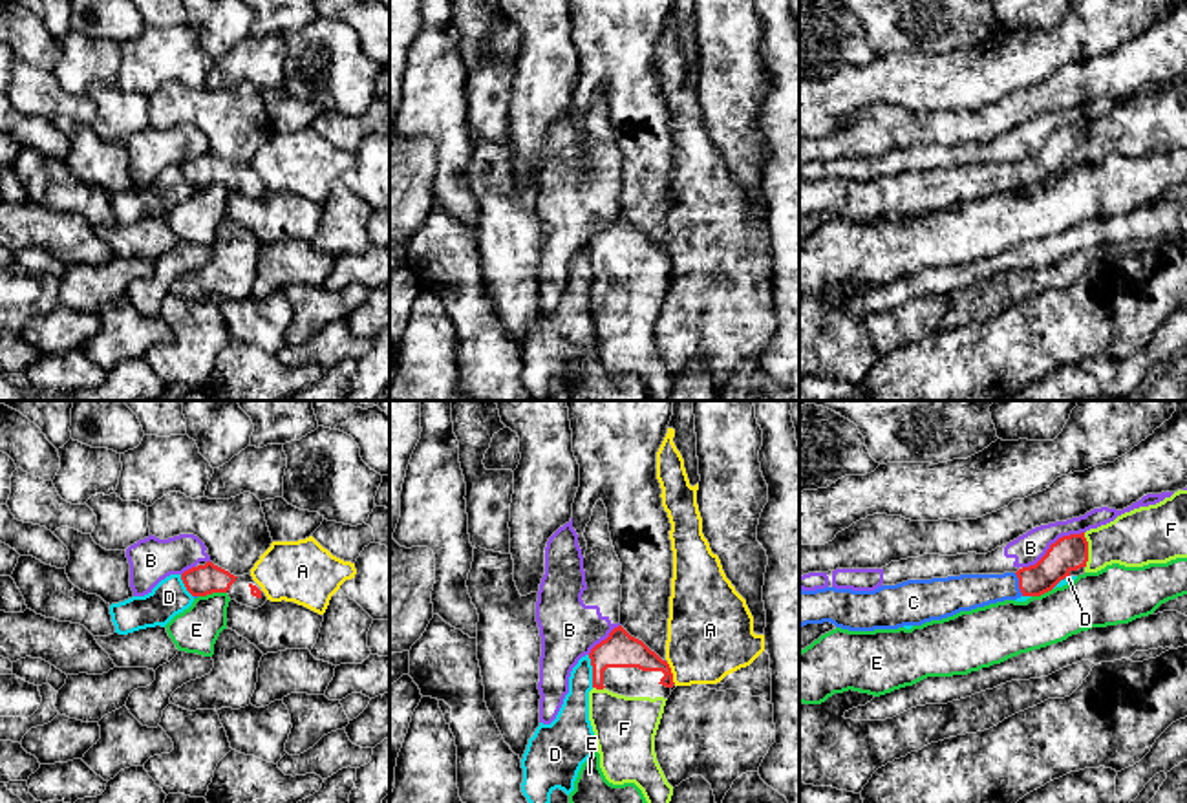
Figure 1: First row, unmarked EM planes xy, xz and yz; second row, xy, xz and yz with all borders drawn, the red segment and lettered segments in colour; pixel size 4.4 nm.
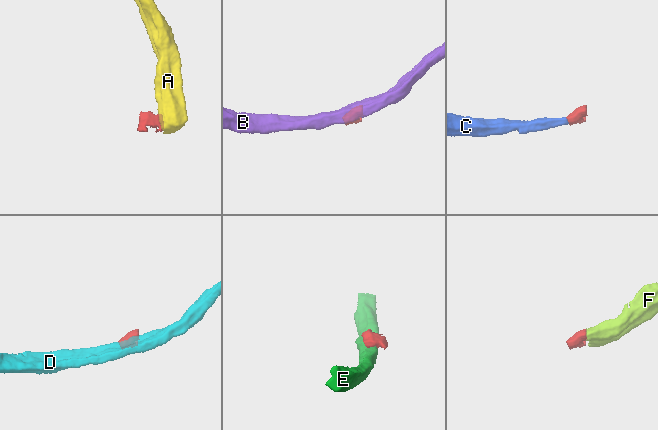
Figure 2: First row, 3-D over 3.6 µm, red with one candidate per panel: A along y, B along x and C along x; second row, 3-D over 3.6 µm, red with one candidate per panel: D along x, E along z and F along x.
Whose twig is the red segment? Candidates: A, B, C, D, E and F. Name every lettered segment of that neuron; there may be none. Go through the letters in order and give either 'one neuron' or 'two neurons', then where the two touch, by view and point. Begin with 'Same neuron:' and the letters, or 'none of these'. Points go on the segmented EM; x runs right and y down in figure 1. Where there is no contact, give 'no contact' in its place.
Same neuron: C, F
A: two neurons; contact xz (672, 674)
B: two neurons; contact yz (1052, 544)
C: one neuron; contact yz (1019, 584)
D: two neurons; contact xz (593, 672)
E: two neurons; contact xy (211, 593)
F: one neuron; contact yz (1087, 551)

